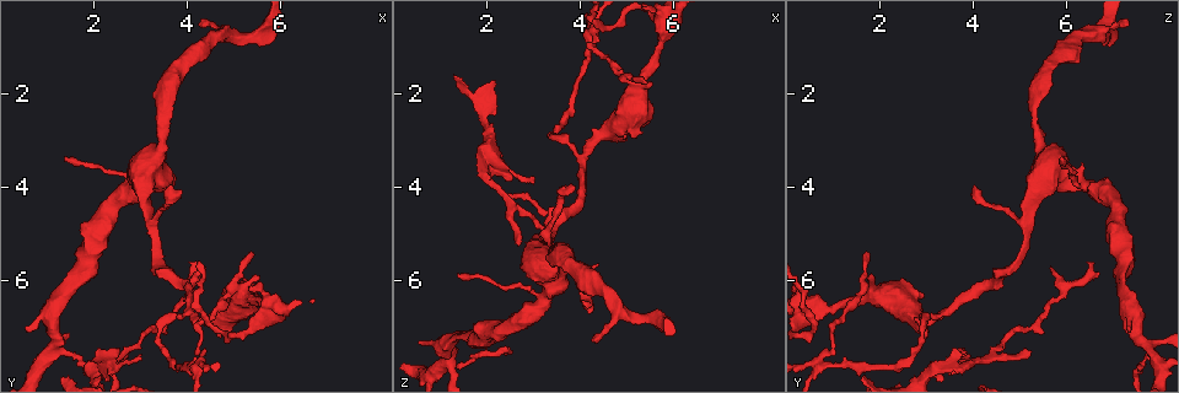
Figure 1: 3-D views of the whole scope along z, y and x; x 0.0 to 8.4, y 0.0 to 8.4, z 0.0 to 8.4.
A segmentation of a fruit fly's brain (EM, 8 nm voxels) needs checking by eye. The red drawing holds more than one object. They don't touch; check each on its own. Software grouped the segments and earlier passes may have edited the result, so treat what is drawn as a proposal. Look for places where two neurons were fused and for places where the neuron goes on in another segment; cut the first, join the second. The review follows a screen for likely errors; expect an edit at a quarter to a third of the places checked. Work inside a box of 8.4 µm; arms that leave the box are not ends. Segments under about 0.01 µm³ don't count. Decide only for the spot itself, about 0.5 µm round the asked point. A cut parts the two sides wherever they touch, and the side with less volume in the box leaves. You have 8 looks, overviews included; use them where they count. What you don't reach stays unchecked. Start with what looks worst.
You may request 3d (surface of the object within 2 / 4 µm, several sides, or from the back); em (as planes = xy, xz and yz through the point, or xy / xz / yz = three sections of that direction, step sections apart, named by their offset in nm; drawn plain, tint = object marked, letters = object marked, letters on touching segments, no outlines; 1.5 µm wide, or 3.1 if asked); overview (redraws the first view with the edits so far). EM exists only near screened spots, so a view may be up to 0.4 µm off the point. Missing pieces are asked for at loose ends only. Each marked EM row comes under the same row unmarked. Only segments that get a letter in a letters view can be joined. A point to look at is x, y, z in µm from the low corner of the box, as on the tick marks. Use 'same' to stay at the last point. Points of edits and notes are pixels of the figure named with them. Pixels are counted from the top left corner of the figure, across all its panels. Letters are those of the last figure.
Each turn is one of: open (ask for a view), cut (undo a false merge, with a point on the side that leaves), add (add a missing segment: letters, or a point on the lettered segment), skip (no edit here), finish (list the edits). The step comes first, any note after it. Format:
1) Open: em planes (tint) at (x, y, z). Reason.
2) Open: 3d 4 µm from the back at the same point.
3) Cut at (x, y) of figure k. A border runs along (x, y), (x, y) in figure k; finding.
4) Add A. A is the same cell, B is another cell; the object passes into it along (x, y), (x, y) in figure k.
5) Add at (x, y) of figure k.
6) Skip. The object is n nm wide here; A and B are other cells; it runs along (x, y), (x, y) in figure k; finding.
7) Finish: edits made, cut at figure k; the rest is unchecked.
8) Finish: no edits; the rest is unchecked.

Open: em xy step 4 (letters) at (4.30, 7.80, 0.60). Closes a loop.

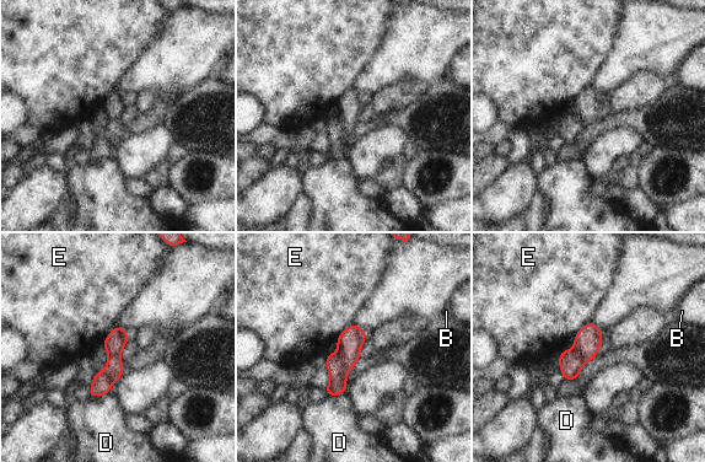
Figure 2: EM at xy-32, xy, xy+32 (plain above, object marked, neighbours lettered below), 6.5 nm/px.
Cut at (351, 339) of figure 2. B, D and E are other cells; a second neuron is stuck on.

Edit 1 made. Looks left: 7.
Open: em xy step 4 (tint) at (4.05, 5.60, 6.45). Thin end.

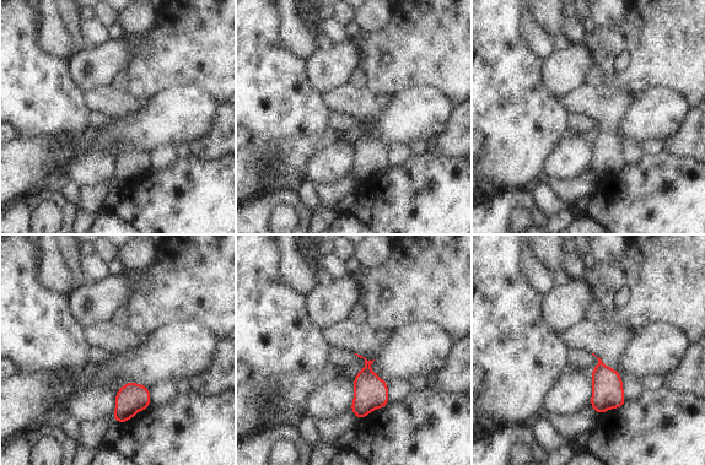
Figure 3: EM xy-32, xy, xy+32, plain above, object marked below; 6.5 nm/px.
Open: em yz step 8 (letters) at the same point. Cut it another way.

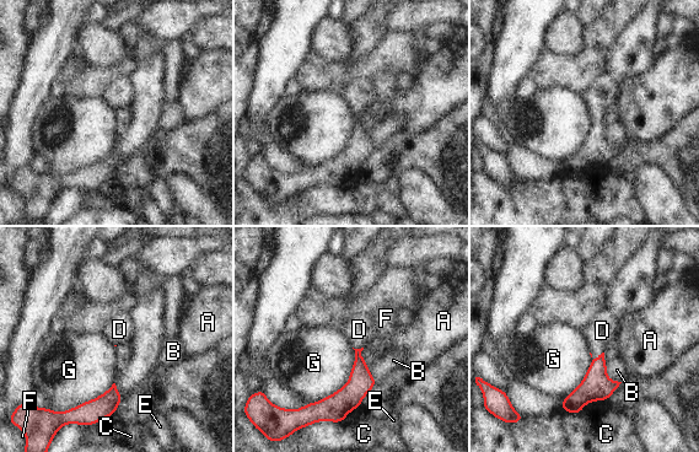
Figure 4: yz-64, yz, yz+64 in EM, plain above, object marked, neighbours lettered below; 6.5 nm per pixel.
Add D. The longest contact is with G, 500 nm; D is the same cell, A, B, C, E, F and G are other cells; the object passes into it along (596, 385), (597, 358), (602, 331) in figure 4; the neuron continues.

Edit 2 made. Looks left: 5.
Finish: edits made, cut at figure 2, add at figure 4; the rest is unchecked.

